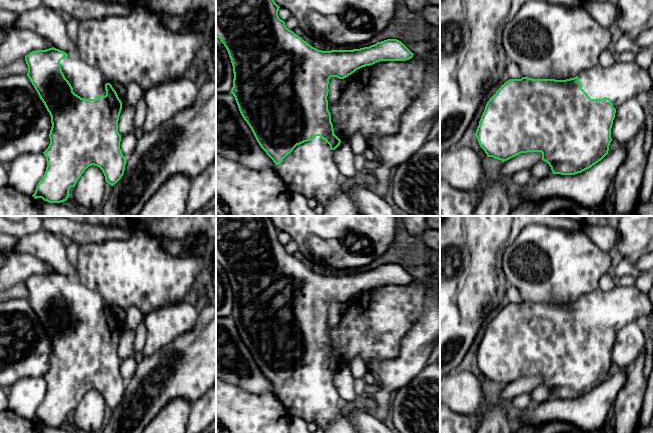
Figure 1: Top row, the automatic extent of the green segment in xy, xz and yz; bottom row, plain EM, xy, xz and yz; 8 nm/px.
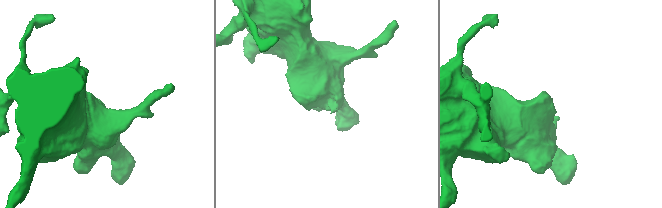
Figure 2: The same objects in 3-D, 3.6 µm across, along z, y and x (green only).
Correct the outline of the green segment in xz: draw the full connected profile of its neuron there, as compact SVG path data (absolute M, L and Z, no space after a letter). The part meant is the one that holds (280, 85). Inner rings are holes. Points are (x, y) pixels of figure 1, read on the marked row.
M216 0L216 37L226 47L233 66L231 93L257 142L276 164L275 172L291 191L322 204L322 216L362 216L342 189L343 178L333 158L341 140L334 134L328 110L329 79L344 79L356 70L380 61L406 61L414 54L397 39L353 50L318 50L286 27L278 16L279 8L274 0Z

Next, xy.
M54 47L32 51L25 56L25 61L28 66L27 76L49 112L52 123L50 144L43 152L47 161L46 171L32 196L49 203L66 201L70 196L69 189L75 187L80 176L92 165L102 170L108 184L115 185L124 174L126 158L120 149L121 135L118 132L122 102L112 85L97 68L76 55L67 54Z

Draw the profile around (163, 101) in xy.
M178 78L145 90L146 116L143 124L145 133L170 119L174 114L189 108L196 100L198 83L187 78Z

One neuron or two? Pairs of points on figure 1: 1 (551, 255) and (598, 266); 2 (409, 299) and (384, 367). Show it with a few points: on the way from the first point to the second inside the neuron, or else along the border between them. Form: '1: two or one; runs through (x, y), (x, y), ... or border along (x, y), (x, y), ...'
1: one; runs through (563, 264), (586, 264)
2: two; border along (401, 342), (394, 358), (375, 359), (367, 367)

